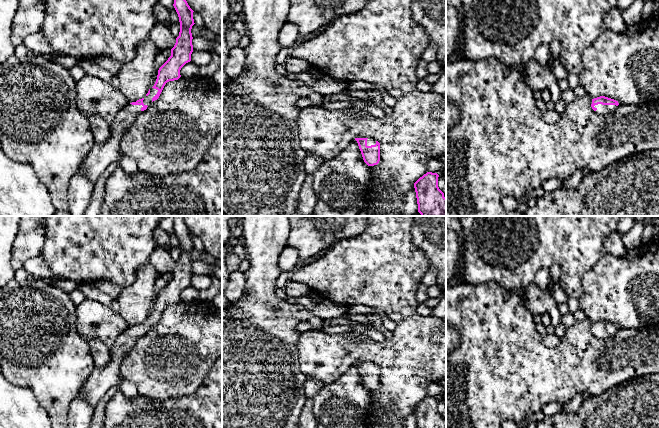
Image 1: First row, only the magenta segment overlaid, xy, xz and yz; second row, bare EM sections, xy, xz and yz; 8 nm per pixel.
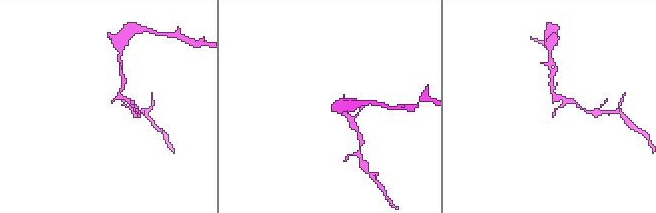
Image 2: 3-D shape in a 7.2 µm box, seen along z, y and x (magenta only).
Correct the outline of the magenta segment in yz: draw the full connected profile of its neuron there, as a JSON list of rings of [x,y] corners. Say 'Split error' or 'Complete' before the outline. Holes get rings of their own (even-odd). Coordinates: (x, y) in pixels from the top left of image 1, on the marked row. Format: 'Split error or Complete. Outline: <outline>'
Split error. Outline: [[[600,96],[592,99],[591,107],[598,115],[602,116],[613,112],[618,105],[618,101],[605,96]]]

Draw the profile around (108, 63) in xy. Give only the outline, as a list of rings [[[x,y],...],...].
[[[100,56],[97,57],[95,61],[100,67],[109,71],[112,76],[117,75],[122,67],[118,61],[113,60],[111,57]]]

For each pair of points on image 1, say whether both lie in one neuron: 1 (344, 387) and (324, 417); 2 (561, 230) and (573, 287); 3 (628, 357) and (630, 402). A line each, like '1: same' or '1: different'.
1: same
2: same
3: different

